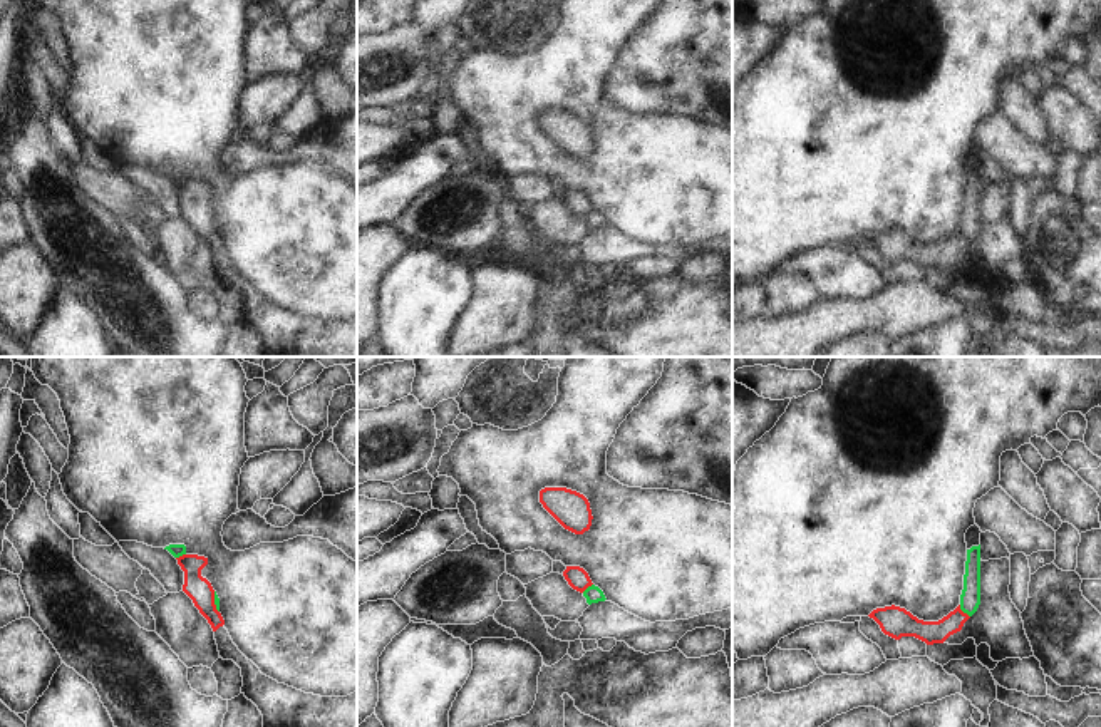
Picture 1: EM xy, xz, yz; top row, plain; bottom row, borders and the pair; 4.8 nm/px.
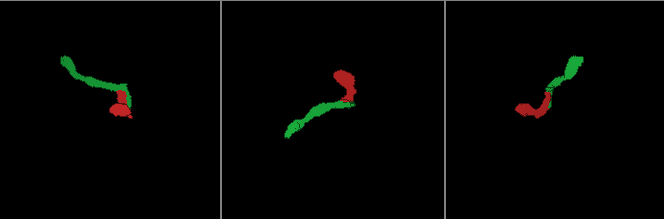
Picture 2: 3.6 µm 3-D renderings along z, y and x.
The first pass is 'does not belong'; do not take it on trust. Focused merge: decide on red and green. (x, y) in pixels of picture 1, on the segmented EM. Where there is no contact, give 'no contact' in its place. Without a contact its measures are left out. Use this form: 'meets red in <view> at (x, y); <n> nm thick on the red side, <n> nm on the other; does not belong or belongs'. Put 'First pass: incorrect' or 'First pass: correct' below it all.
meets red in yz at (962, 612); 110 nm thick on the red side, 100 nm on the other; does not belong
First pass: correct

